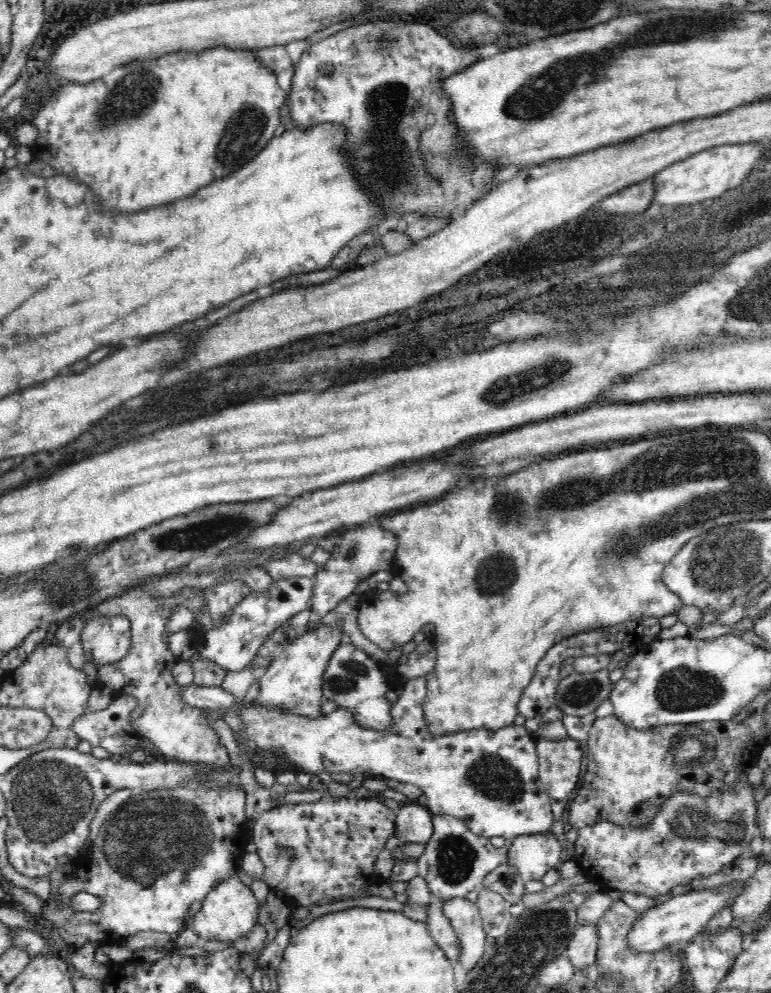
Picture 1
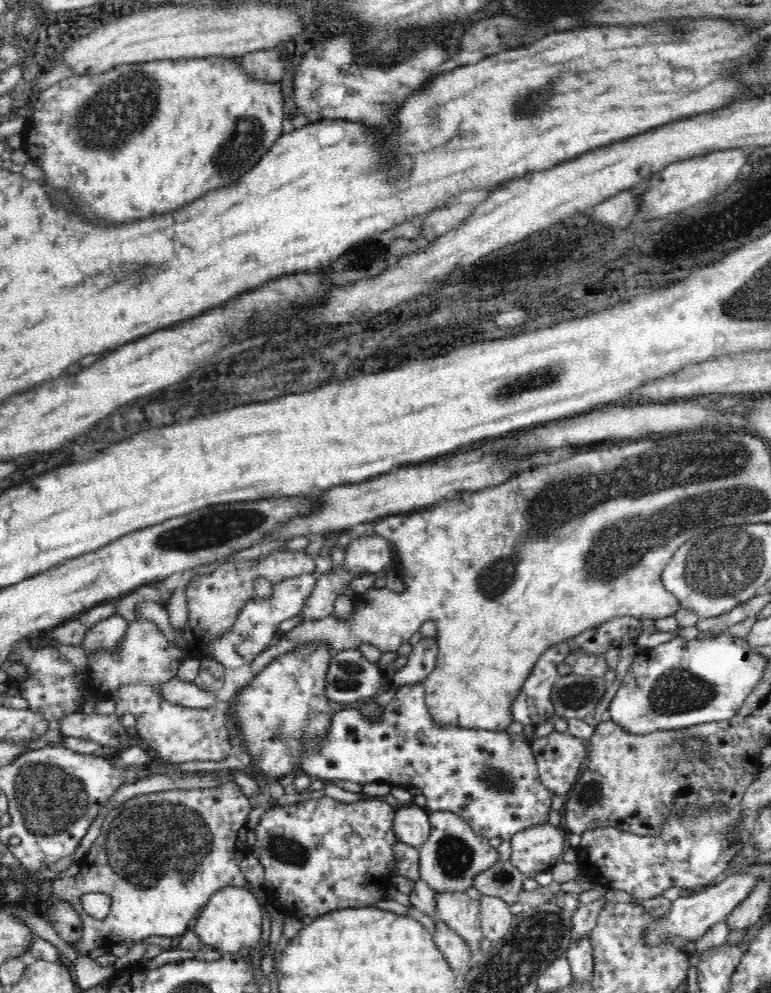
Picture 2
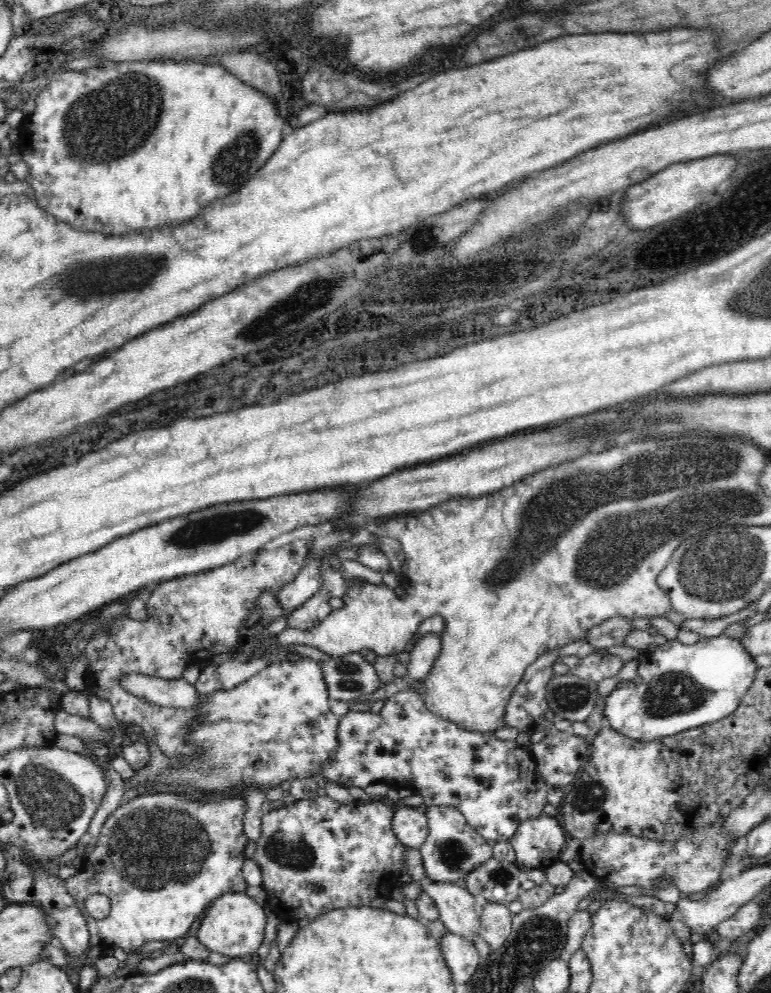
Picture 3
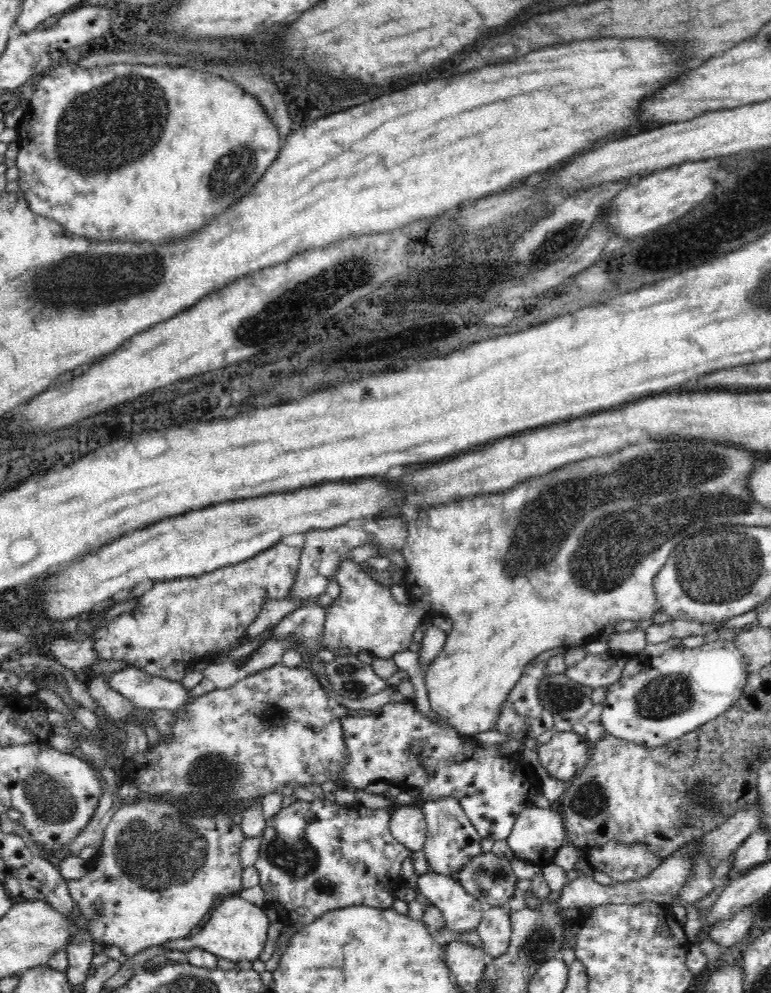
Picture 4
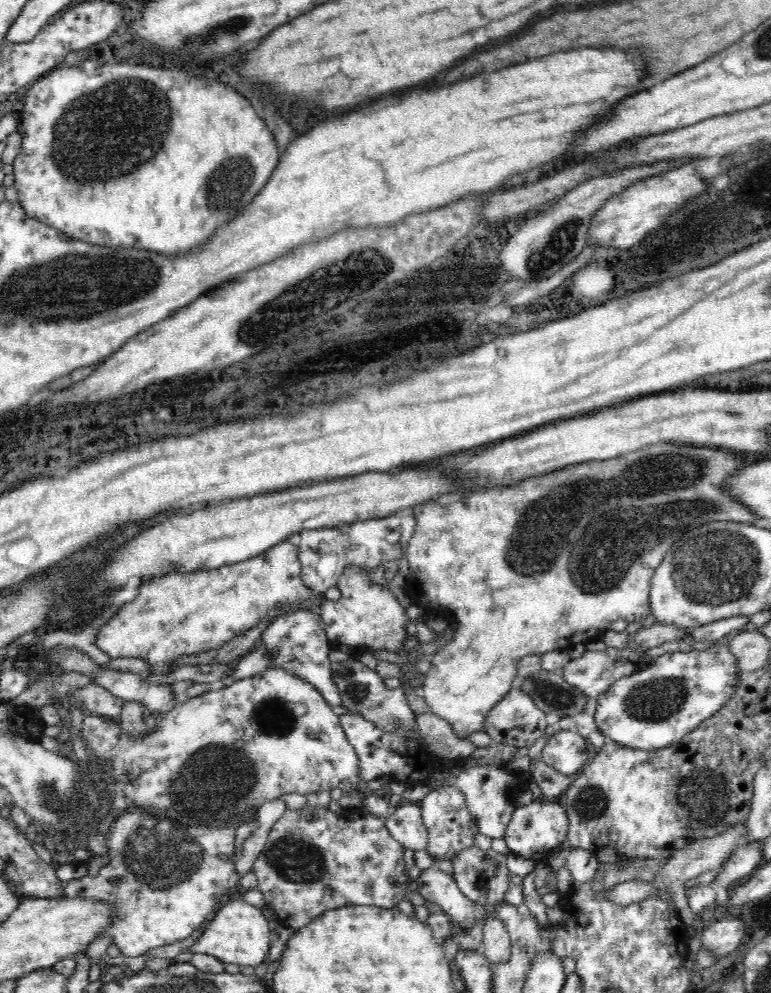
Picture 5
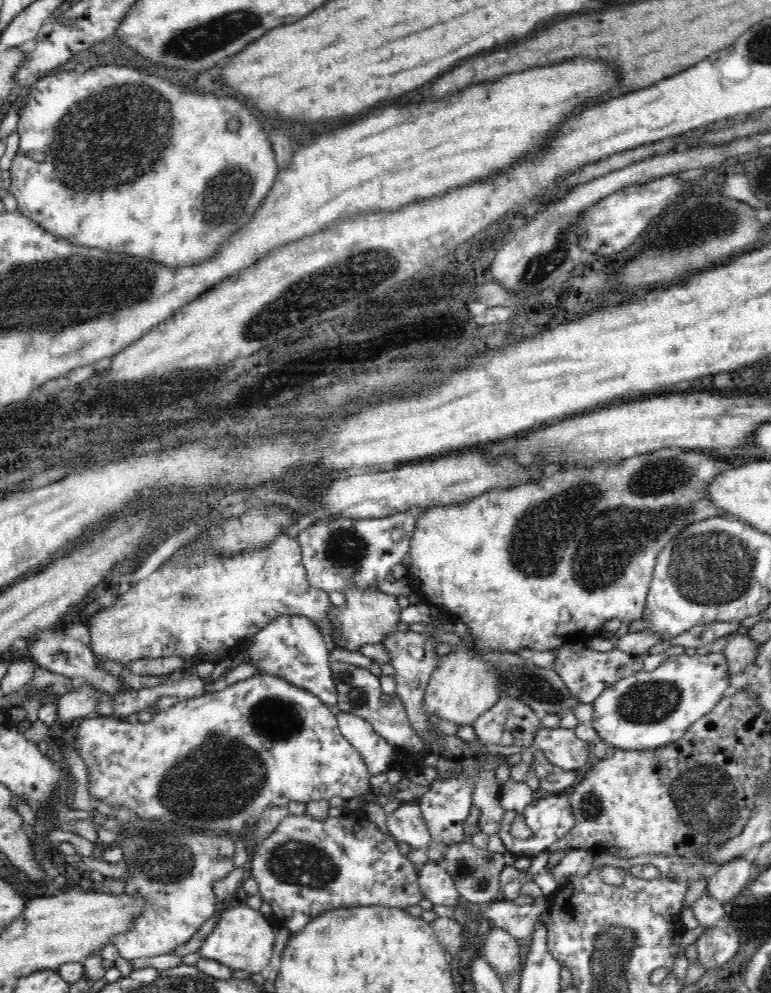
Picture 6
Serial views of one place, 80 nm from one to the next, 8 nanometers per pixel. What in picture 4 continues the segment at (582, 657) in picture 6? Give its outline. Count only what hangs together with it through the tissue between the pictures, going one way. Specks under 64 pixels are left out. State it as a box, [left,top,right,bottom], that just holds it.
[565,649,635,688]

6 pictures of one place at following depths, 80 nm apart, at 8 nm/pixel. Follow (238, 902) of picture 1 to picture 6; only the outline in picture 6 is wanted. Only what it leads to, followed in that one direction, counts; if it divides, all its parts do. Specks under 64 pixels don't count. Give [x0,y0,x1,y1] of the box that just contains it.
[198,903,275,975]

